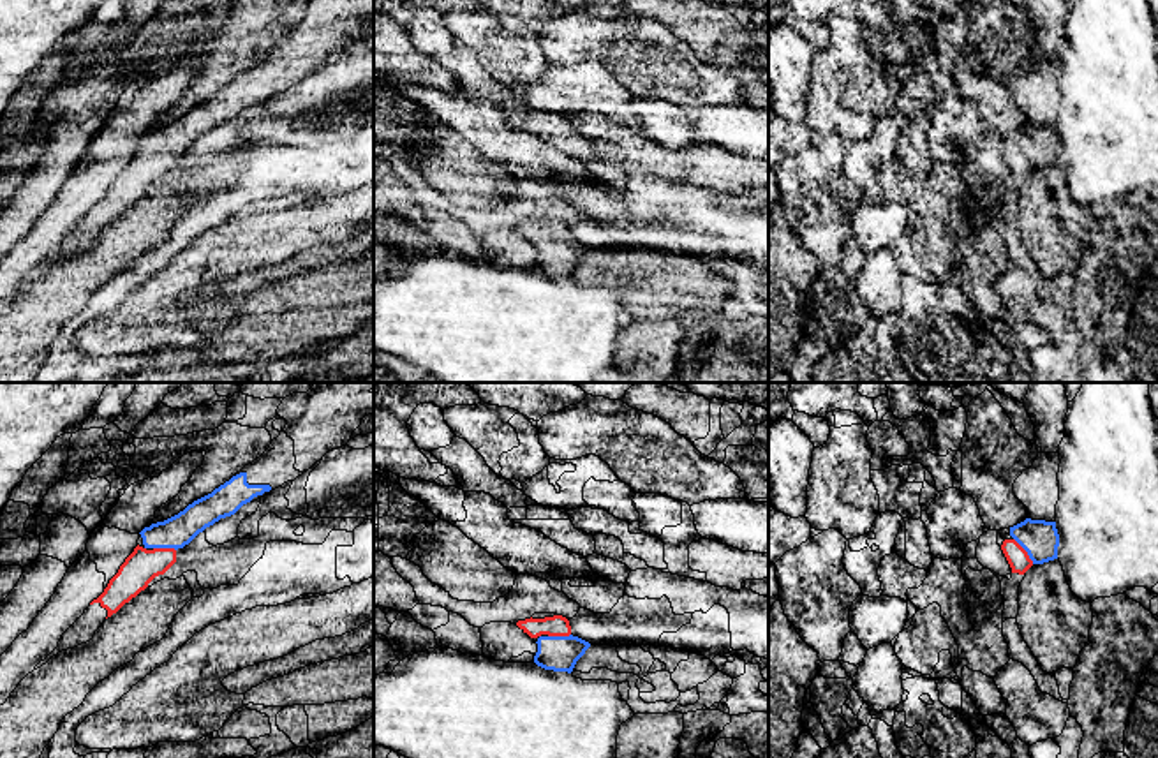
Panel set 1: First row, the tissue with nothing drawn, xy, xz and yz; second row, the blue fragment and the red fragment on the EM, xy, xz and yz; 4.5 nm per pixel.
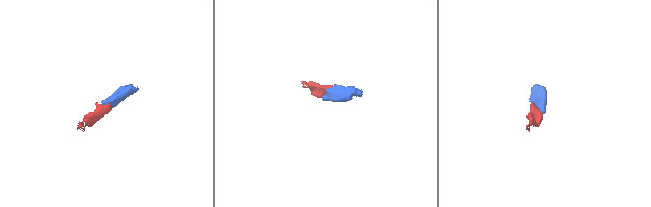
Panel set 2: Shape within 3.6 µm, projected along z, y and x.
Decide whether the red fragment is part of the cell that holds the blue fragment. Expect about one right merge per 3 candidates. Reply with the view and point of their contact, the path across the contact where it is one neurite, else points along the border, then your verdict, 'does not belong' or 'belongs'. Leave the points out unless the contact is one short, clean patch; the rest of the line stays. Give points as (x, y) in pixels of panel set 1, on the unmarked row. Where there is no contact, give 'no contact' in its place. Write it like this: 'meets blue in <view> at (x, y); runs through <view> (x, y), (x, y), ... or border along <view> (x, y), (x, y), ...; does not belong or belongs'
meets blue in yz at (1024, 154); runs through yz (1039, 143), (1024, 154), (1017, 163); belongs

